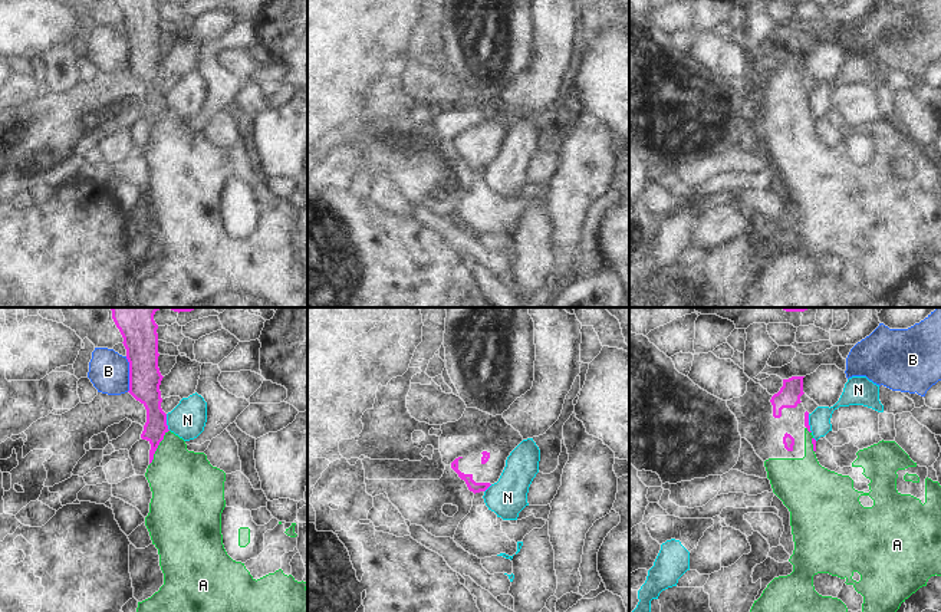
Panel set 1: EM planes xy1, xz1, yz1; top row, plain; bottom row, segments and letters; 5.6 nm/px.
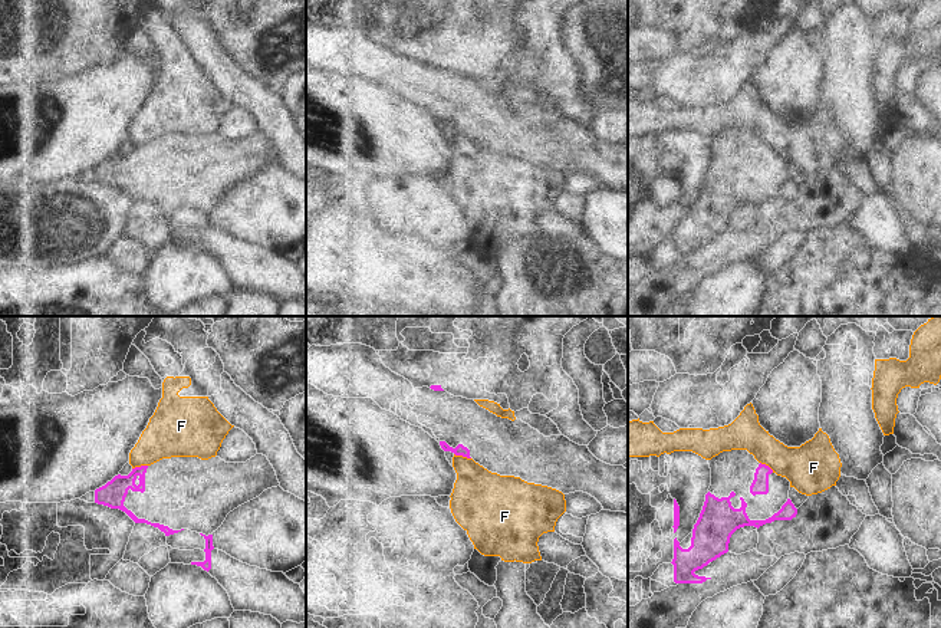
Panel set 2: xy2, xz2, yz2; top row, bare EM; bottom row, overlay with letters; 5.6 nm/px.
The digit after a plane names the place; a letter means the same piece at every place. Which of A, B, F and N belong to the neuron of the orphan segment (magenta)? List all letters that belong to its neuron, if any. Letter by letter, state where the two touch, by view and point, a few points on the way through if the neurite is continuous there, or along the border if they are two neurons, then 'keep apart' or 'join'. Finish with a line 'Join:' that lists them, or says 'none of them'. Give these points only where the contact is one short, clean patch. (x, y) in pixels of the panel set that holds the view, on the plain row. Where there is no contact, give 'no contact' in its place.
A: xy1 (157, 125) | across xy1 (155, 105), (157, 125), (183, 161) | join
B: xy1 (130, 52) | along xy1 (125, 35), (128, 40), (128, 69) | keep apart
F: xz2 (463, 134) | keep apart
N: xy1 (165, 101) | along xy1 (165, 92), (165, 101), (170, 108) | keep apart
Join: A

